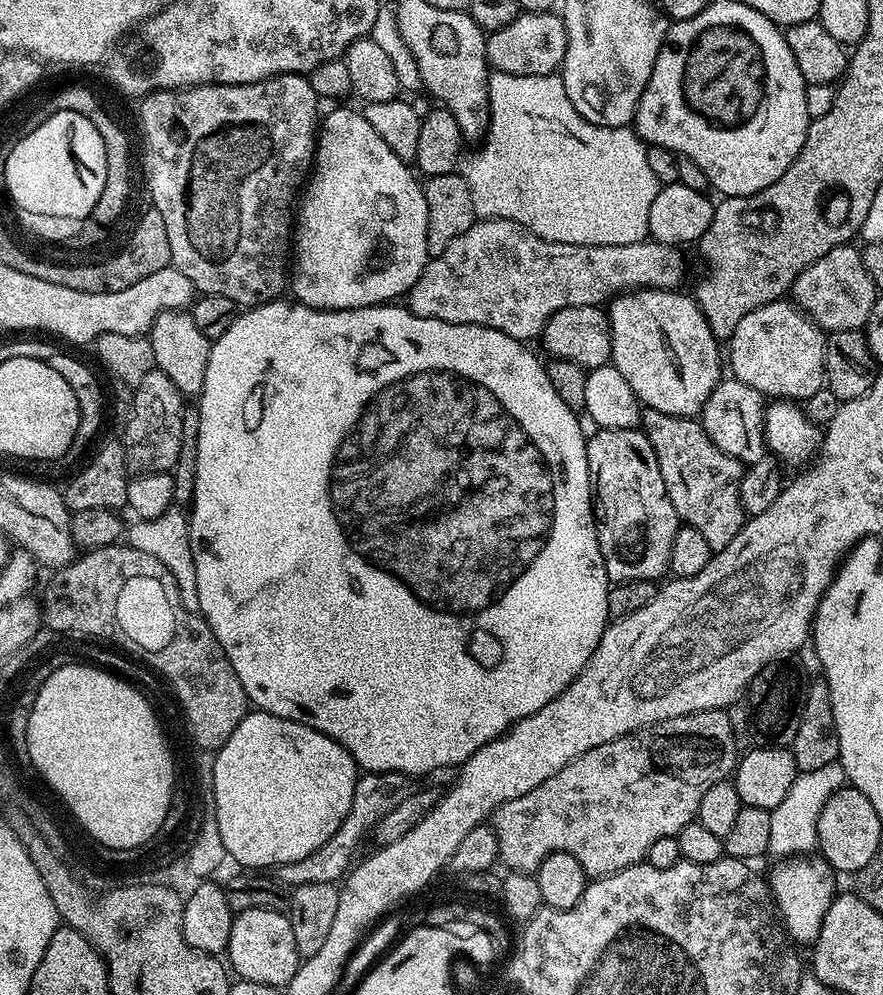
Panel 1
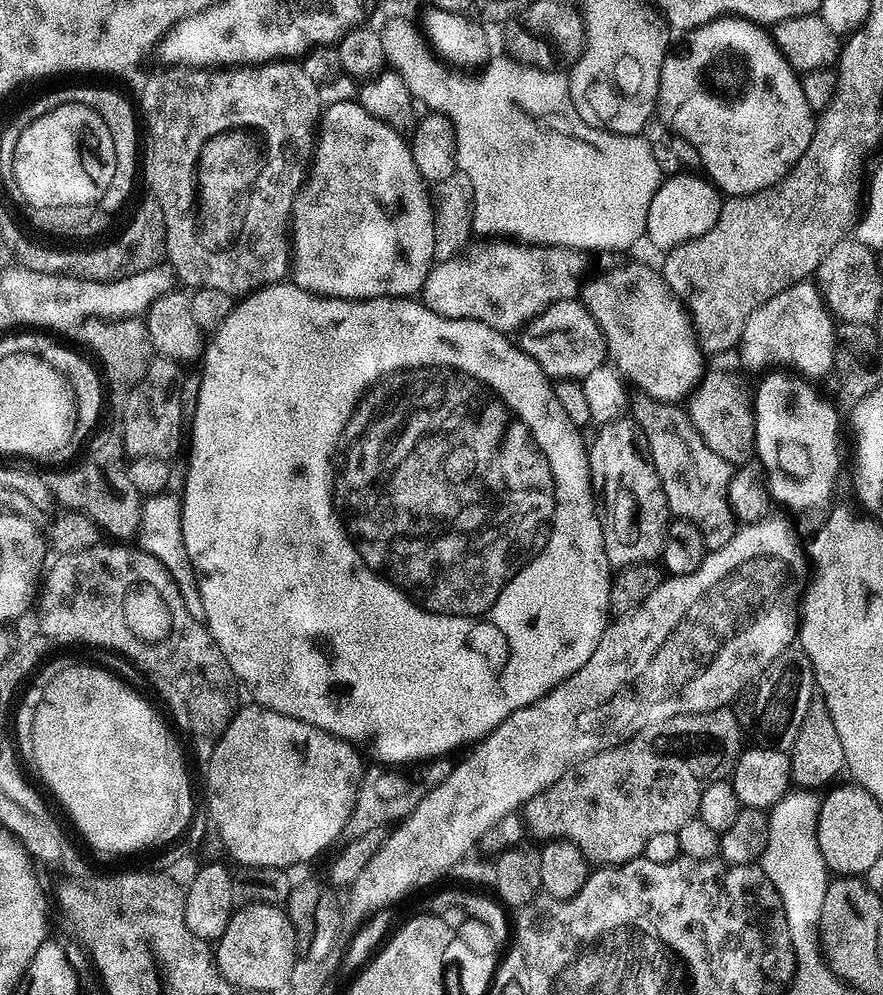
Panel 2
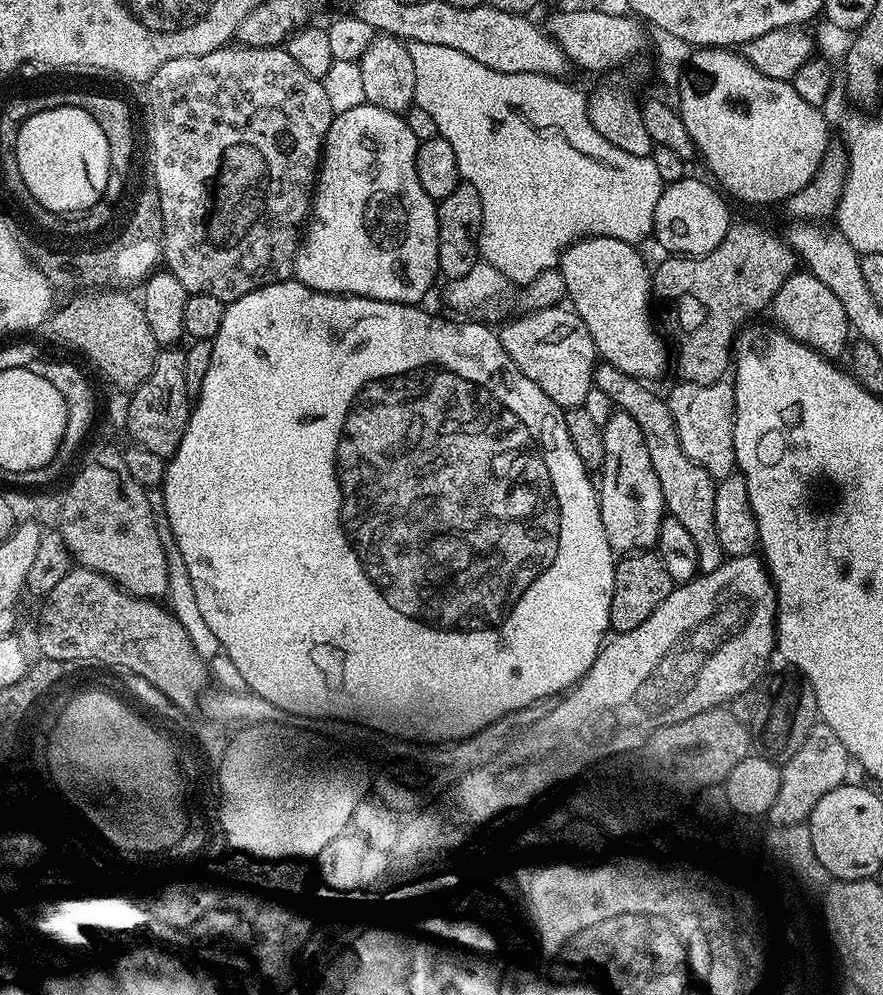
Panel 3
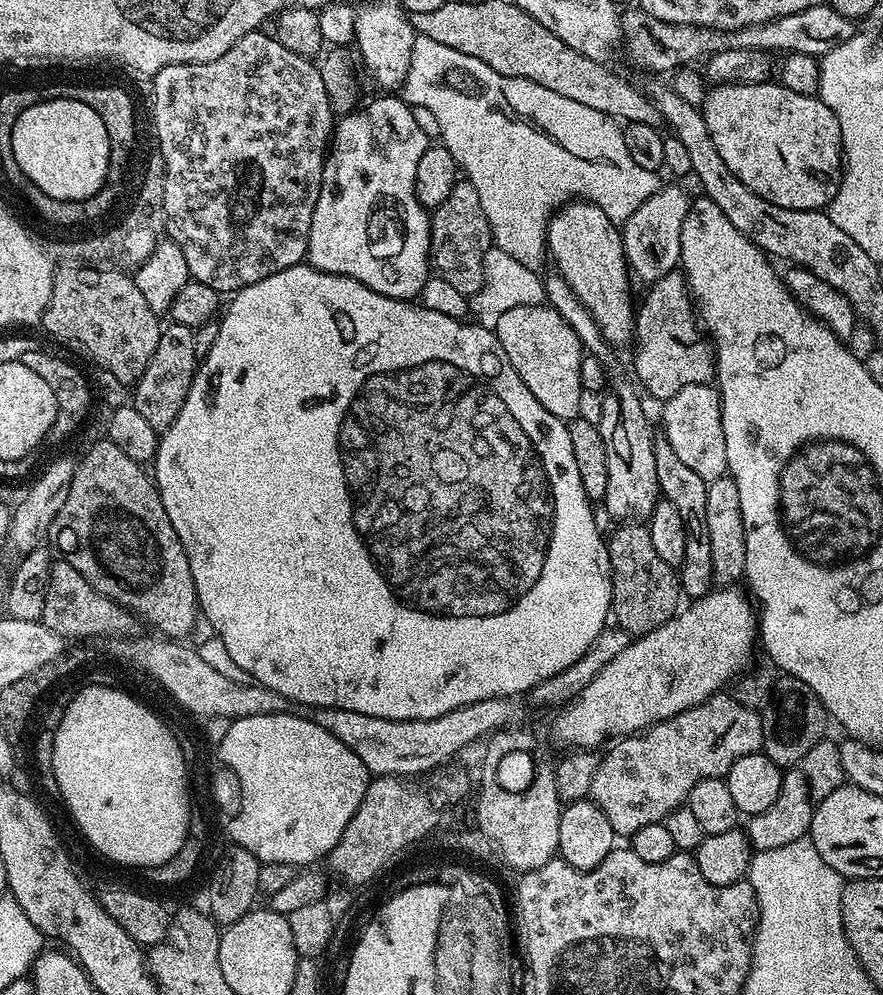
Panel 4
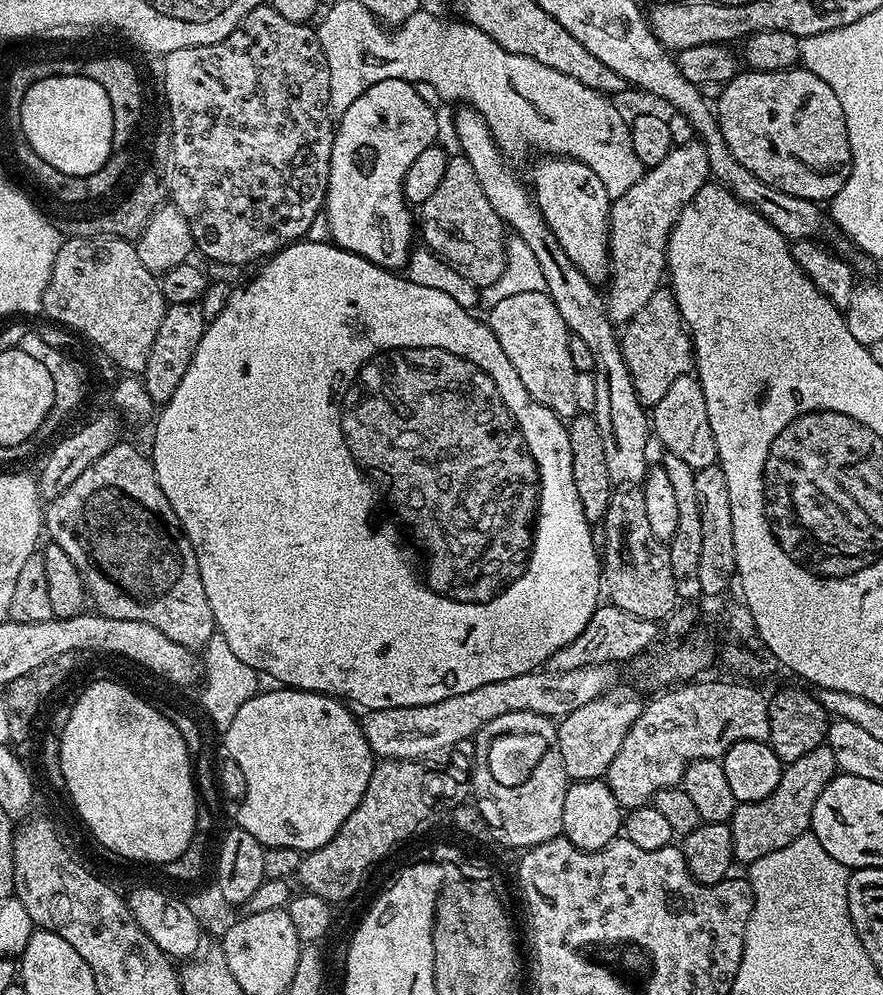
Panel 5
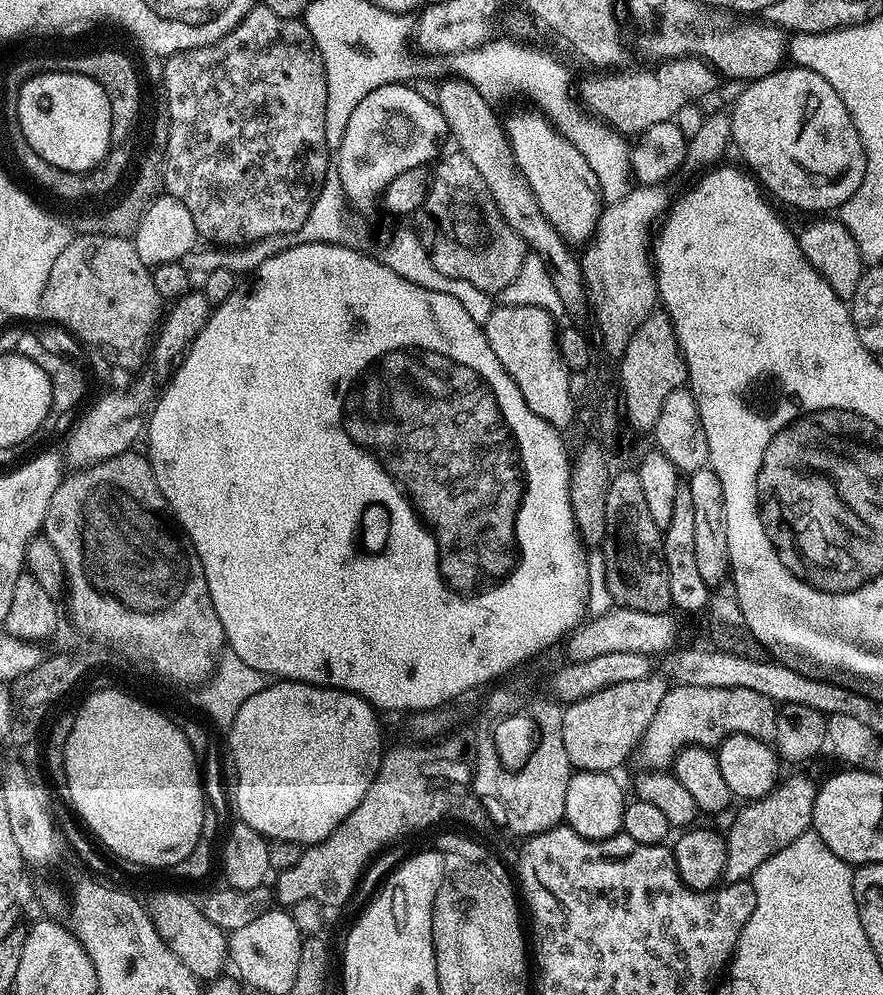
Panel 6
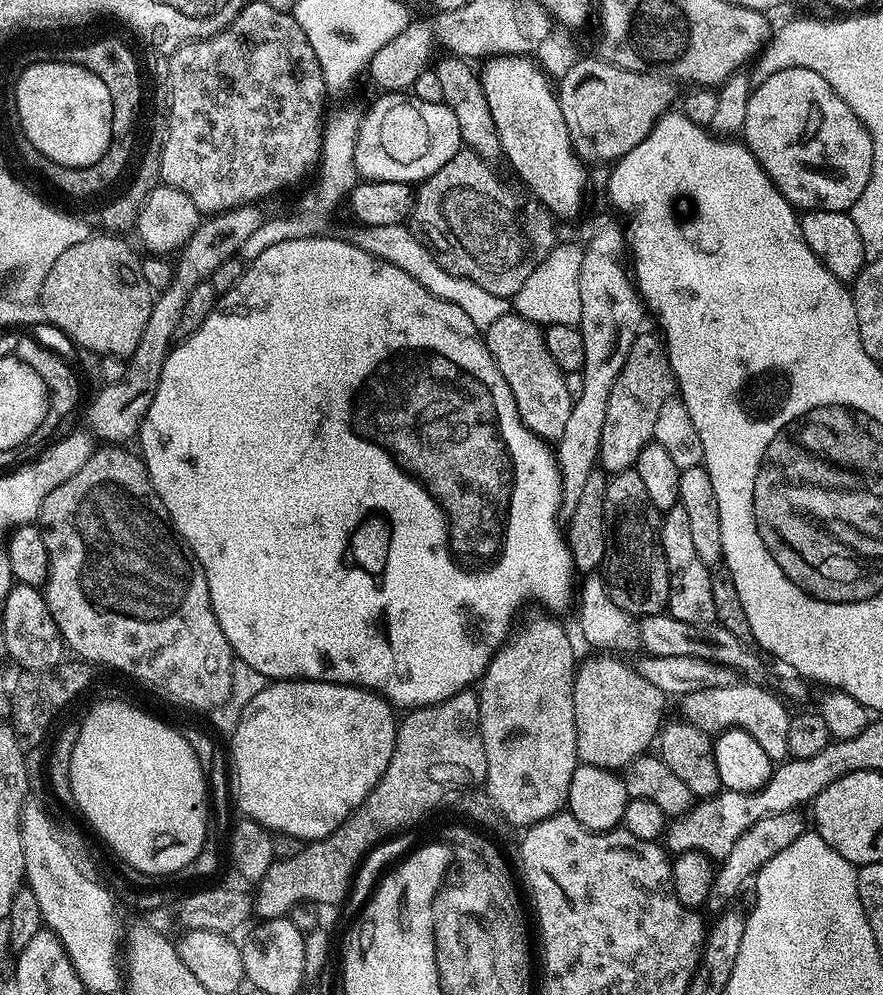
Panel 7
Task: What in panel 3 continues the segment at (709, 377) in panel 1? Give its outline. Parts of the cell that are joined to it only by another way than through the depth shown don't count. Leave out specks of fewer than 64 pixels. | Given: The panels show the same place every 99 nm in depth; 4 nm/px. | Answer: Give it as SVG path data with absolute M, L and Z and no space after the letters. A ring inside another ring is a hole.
M586 236L560 253L558 271L566 282L571 307L594 338L597 357L626 374L649 378L667 370L669 345L666 340L664 345L652 325L652 272L644 265L640 251L637 245L618 238Z

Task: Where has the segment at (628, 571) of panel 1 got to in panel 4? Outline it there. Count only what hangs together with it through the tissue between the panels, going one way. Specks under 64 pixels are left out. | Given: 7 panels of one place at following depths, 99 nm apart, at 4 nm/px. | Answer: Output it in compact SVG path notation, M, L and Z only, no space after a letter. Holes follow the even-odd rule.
M629 380L613 382L612 388L616 391L616 396L604 400L602 418L598 425L602 442L606 442L606 462L610 466L610 482L606 482L602 504L603 507L608 507L608 512L614 519L620 520L616 522L644 522L654 510L660 496L660 487L658 470L654 466L652 424L644 413L637 385Z

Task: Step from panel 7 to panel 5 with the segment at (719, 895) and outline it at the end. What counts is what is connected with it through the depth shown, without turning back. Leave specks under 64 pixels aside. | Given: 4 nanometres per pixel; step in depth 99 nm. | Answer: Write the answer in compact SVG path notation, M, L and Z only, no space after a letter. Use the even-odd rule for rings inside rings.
M827 743L810 750L810 754L802 754L802 758L787 761L772 796L756 804L736 805L730 821L732 841L736 847L735 859L739 863L741 860L744 866L751 866L758 858L774 850L782 850L782 846L790 846L794 838L805 835L812 827L814 802L818 802L818 794L822 794L822 790L826 790L828 783L837 775L834 750Z

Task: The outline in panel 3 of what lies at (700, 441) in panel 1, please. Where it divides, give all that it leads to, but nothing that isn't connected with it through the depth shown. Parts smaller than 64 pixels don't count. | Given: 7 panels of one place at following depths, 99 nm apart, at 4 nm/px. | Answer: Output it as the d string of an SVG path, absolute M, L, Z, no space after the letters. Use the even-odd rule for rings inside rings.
M600 362L596 366L594 386L609 396L617 409L623 410L638 422L646 438L646 450L650 450L650 462L654 465L654 474L658 474L658 486L662 486L662 498L667 515L678 518L682 526L694 537L698 546L698 566L700 572L713 572L724 563L726 557L722 542L718 540L718 530L714 524L714 494L717 481L712 479L701 464L695 464L680 448L678 430L674 418L668 409L667 399L663 395L651 392L645 381L639 376L631 376L618 366Z

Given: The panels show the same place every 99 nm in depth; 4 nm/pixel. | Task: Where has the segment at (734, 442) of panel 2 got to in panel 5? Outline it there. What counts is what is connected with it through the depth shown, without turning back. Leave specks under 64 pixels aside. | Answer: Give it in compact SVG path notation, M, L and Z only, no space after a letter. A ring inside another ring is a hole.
M695 375L679 376L662 394L662 398L651 409L650 424L654 429L654 436L664 443L664 452L674 454L686 462L686 466L703 470L717 463L716 439L714 430L710 426L710 414L706 406L704 391L699 379Z

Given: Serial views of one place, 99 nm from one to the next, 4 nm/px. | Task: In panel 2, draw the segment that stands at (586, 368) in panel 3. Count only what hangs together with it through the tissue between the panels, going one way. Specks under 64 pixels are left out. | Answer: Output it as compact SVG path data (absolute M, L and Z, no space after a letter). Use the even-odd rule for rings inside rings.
M579 299L563 300L550 306L524 325L519 336L520 351L538 362L545 374L556 382L583 381L586 374L598 370L598 366L606 360L602 330Z

